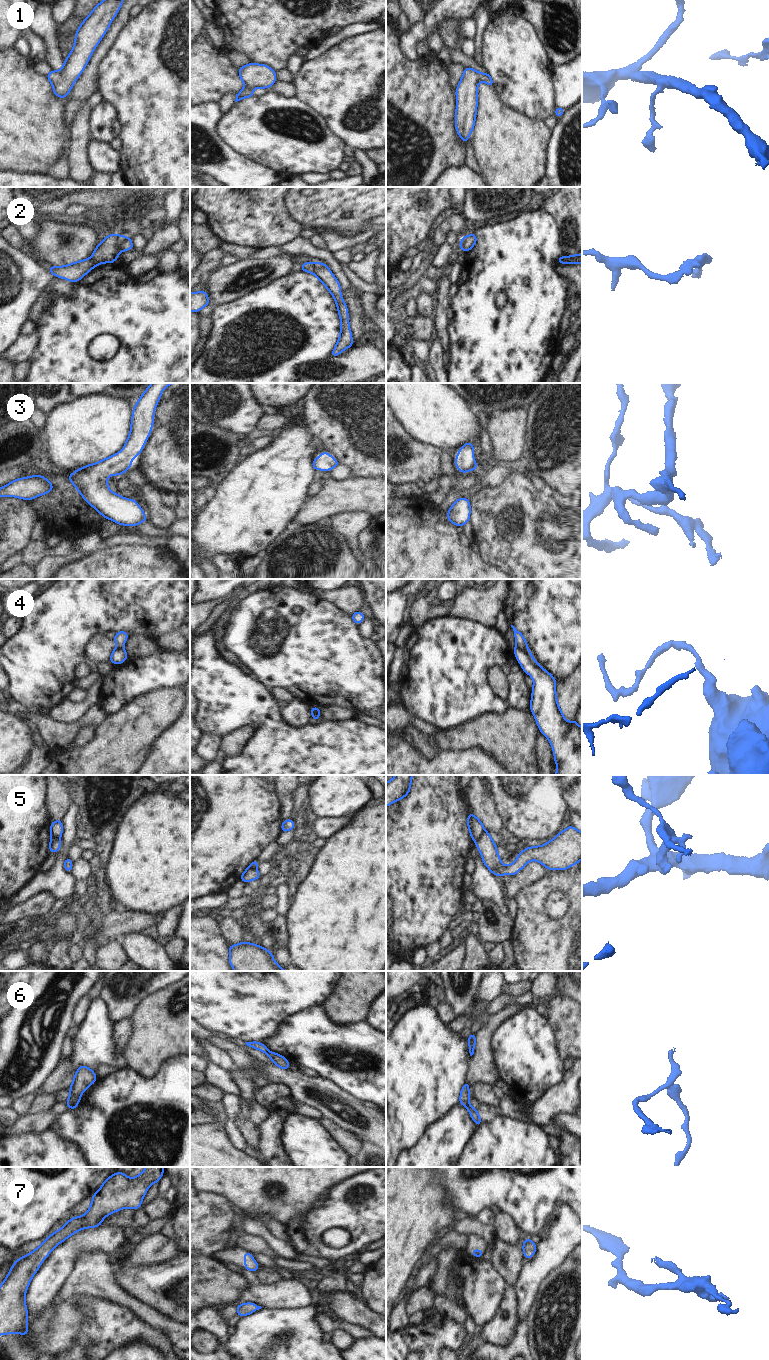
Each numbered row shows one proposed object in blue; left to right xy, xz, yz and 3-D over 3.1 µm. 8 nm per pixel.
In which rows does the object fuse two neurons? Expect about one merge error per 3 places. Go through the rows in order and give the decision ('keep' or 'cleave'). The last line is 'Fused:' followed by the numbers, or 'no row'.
1: keep
2: cleave
3: keep
4: cleave
5: cleave
6: cleave
7: keep
Fused: 2, 4, 5, 6

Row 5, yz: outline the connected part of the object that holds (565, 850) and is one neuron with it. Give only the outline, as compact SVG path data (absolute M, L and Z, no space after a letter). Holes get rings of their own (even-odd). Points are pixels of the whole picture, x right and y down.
M572 825L542 846L525 848L509 866L501 864L489 832L484 831L475 843L483 863L496 877L506 874L514 876L532 860L540 862L548 870L566 870L582 859L582 833Z

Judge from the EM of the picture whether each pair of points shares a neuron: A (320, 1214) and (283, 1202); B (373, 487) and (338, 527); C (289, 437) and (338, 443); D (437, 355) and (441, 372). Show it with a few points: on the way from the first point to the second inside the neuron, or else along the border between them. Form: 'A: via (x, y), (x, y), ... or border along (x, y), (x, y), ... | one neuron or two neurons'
A: border along (313, 1207), (302, 1214), (294, 1215), (287, 1223) | two neurons
B: border along (371, 515), (363, 511), (342, 511), (329, 516) | two neurons
C: border along (301, 419), (306, 430), (312, 436) | two neurons
D: via (437, 359), (439, 368) | one neuron

